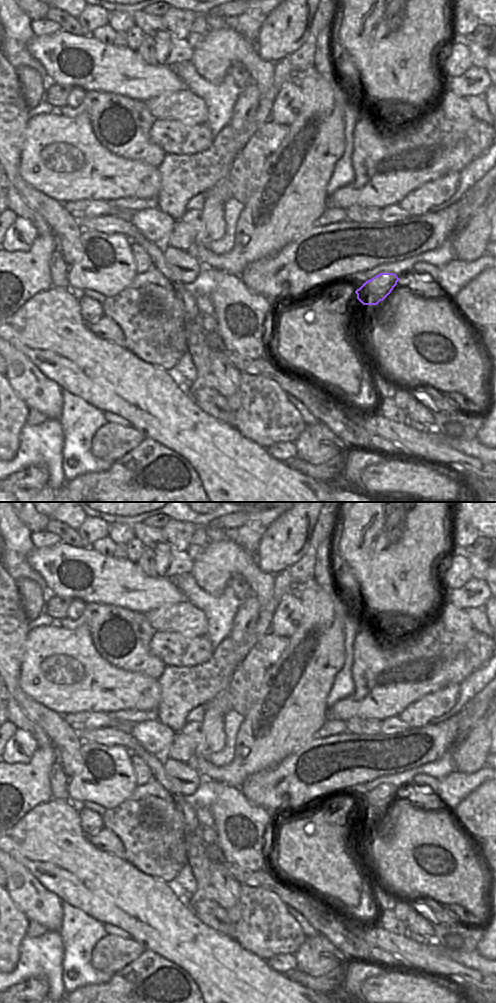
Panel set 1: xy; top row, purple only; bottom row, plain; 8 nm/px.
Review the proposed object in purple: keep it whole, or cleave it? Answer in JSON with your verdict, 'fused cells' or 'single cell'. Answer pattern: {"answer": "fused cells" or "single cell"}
{"answer": "single cell"}

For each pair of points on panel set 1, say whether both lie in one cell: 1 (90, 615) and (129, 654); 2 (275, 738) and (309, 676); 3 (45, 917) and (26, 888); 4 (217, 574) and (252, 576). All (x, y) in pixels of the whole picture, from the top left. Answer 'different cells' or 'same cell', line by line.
1: same cell
2: same cell
3: same cell
4: same cell

